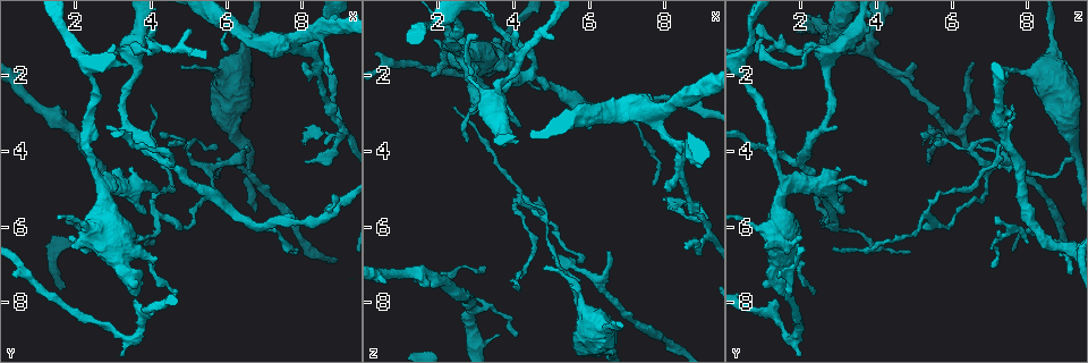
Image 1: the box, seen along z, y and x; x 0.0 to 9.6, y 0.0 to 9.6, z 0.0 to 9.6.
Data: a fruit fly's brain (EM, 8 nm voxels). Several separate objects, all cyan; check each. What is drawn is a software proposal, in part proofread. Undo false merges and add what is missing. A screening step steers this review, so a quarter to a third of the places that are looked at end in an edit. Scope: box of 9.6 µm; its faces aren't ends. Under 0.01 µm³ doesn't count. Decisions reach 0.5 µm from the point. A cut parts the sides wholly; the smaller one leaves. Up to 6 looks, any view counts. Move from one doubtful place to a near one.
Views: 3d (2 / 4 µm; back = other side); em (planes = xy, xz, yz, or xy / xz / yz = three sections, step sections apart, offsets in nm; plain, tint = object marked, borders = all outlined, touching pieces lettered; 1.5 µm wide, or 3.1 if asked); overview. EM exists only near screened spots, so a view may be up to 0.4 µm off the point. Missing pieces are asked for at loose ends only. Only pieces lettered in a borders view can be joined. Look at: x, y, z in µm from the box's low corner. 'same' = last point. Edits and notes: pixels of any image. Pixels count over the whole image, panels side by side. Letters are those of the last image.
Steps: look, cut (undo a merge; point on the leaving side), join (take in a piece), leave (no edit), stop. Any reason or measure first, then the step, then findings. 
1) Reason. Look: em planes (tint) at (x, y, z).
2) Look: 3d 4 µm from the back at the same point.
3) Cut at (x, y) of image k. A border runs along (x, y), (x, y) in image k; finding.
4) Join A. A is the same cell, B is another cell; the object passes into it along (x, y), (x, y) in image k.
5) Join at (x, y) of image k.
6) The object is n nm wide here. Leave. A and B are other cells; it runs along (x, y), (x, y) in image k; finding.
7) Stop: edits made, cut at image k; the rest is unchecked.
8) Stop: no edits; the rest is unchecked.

Branch stops here. Look: em xz step 8 (tint) at (2.70, 4.85, 3.65).

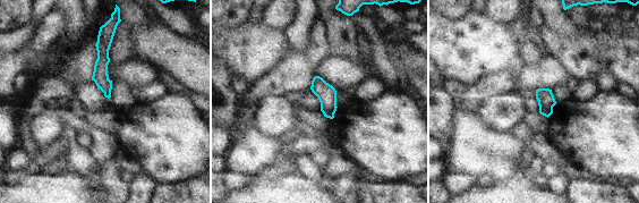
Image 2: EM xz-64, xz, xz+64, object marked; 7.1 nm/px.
What lies round it. Look: em xz step 8 (borders) at the same point.

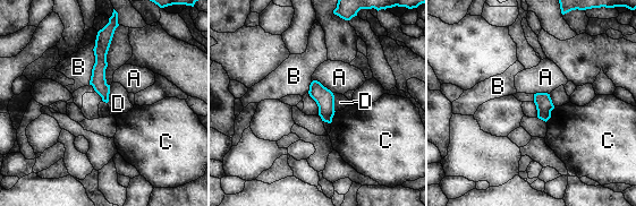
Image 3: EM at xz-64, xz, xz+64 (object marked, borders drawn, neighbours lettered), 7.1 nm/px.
The longest contact is with B, 320 nm. Leave. A, B, C and D are other cells; it runs along (99, 37), (100, 85), (106, 99) in image 3; no lettered piece goes on from it.

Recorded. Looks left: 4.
Thick end. Look: 3d 4 µm at (1.95, 6.50, 1.00).

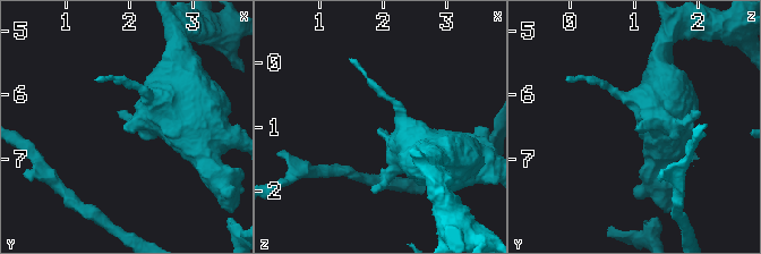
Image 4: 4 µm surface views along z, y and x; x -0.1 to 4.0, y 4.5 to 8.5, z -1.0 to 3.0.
Look: em yz step 4 (tint) at (1.85, 6.55, 1.05).

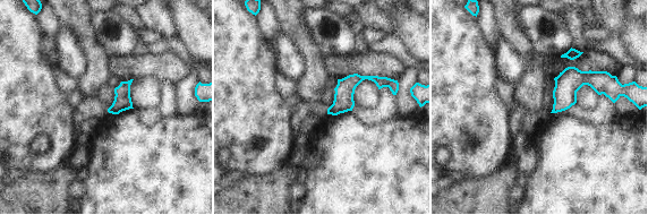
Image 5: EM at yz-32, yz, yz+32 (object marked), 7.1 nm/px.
Cut it another way. Look: em planes (borders) at the same point.

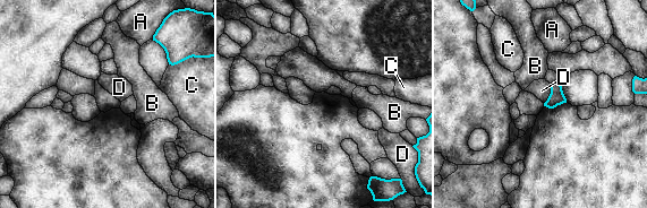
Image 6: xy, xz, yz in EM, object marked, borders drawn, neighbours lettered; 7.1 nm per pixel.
Leave. A, B, C and D are other cells; none of them fits.

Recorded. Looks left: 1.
Stop: no edits; the rest is unchecked.

